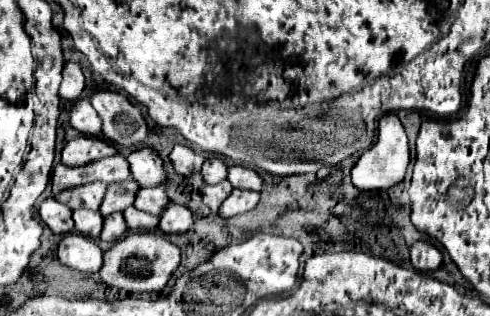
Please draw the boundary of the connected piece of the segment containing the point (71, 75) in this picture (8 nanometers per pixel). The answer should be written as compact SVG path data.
M64 61L64 69L62 69L62 85L60 85L60 91L58 95L62 99L68 99L68 101L74 101L80 97L80 93L84 91L86 83L84 83L84 73L80 69L78 63L74 61Z

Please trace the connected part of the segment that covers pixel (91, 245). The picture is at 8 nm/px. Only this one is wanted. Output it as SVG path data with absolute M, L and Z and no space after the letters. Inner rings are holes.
M66 233L62 237L56 257L62 265L80 273L98 273L102 265L102 249L96 245L96 241L80 237L78 233Z

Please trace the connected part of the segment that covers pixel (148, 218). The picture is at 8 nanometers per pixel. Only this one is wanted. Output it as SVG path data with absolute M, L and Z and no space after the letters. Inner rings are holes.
M136 207L124 209L124 219L126 219L128 229L132 229L132 231L136 231L136 229L154 231L156 229L156 221L158 221L158 217L152 217L150 213L144 213L144 211L138 211Z

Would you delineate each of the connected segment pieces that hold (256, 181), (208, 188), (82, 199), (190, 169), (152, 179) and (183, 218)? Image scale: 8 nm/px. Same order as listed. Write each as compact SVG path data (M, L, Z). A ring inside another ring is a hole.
M230 165L226 179L236 189L250 189L250 191L260 191L262 189L262 177L256 171L252 171L248 167L242 167L242 165Z
M220 181L216 185L204 185L202 187L202 201L204 201L204 205L208 205L216 213L218 207L222 205L224 197L228 197L230 191L232 191L232 187L228 185L228 181Z
M78 185L76 189L66 189L58 195L54 195L54 199L68 205L70 209L86 207L86 209L98 211L100 201L104 197L104 189L106 189L106 185Z
M174 145L170 155L168 155L174 171L178 175L192 175L192 173L198 173L200 171L200 165L204 163L204 157L196 151L192 151L190 147L184 147L184 145Z
M142 147L132 151L126 161L130 163L130 173L140 185L162 185L166 179L166 171L162 167L162 159L150 147Z
M168 203L160 215L158 229L162 233L184 233L188 227L192 227L192 223L194 223L194 215L188 207Z

